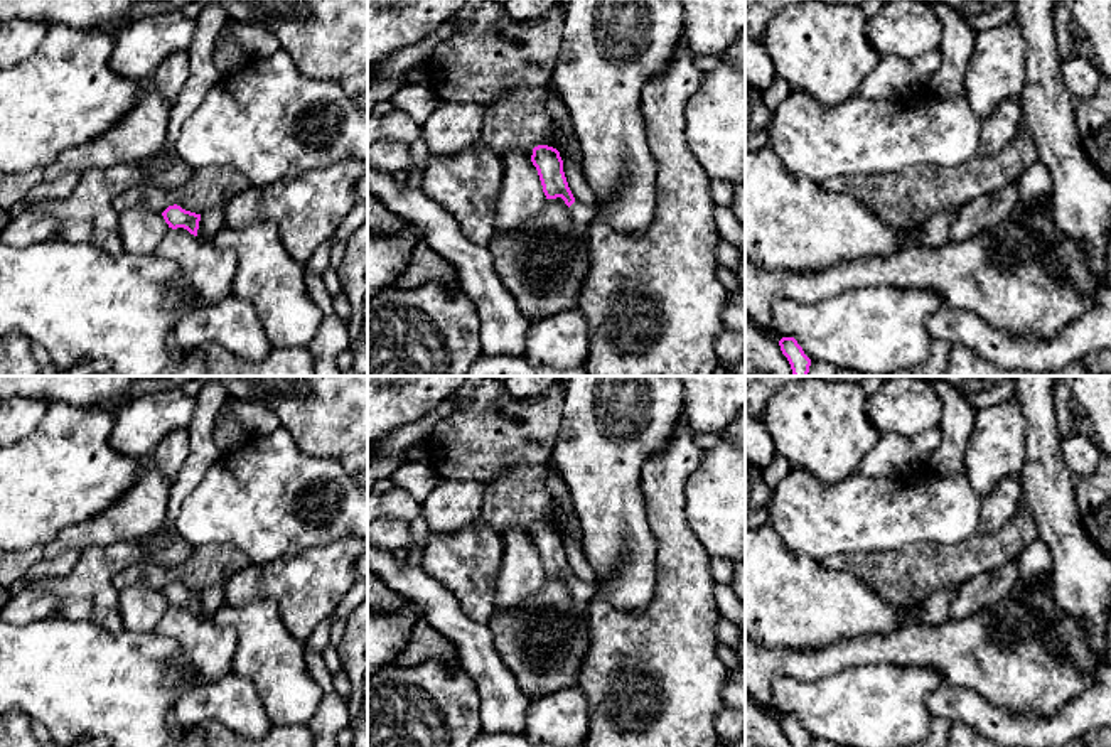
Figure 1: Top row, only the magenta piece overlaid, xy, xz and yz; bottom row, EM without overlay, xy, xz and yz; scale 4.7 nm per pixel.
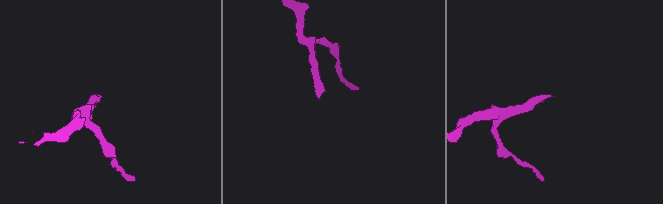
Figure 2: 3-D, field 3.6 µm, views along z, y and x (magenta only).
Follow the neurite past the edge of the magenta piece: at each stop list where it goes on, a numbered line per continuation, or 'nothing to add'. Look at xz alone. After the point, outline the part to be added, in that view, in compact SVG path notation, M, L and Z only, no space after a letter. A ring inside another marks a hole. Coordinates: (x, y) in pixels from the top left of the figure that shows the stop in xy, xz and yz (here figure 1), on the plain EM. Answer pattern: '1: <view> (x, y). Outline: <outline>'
1: xz (582, 592). Outline: M575 578L570 583L570 594L575 607L582 612L588 612L588 604L592 597L597 594L598 585L587 583L583 580Z

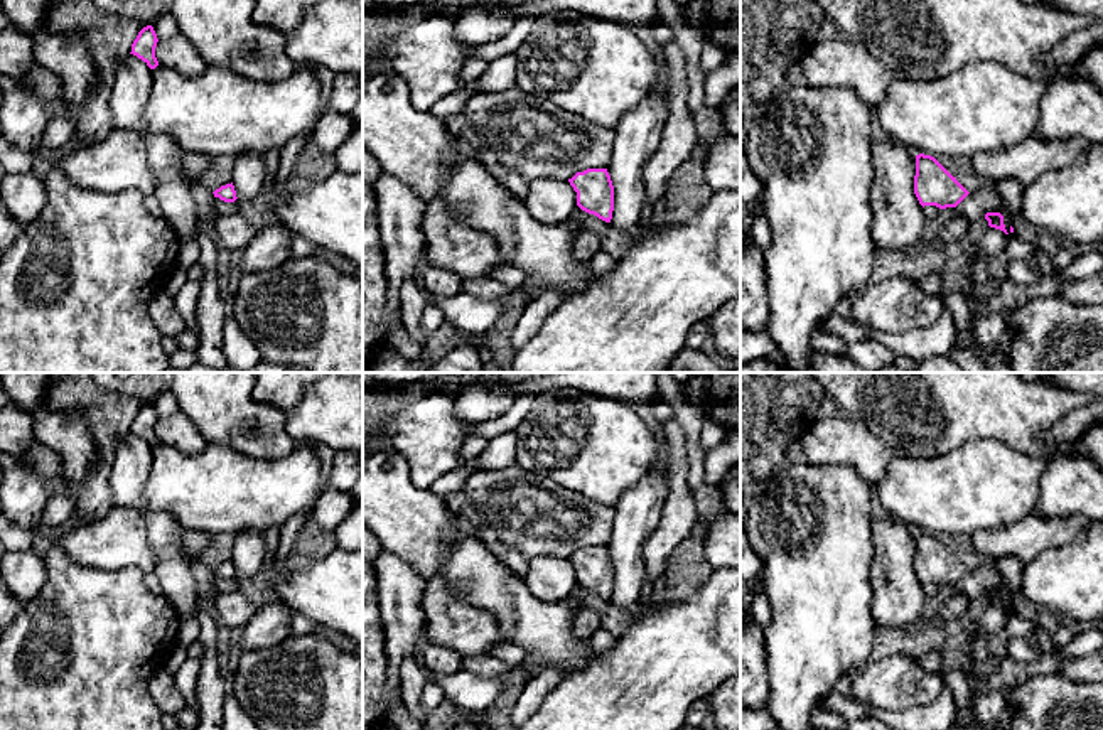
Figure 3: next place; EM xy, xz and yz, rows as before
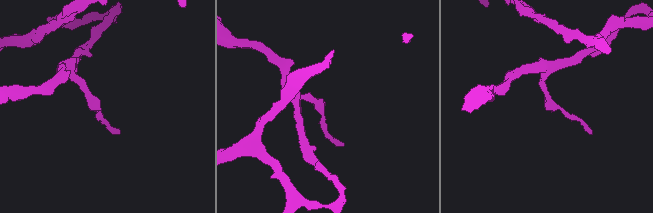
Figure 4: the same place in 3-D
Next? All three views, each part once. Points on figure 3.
nothing to add

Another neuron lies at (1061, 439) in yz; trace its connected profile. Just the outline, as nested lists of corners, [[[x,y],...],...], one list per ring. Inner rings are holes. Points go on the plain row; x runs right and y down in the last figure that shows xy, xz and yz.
[[[1100,396],[1086,406],[1071,411],[1056,427],[1044,432],[1042,442],[1056,457],[1073,457],[1073,448],[1083,432],[1098,421],[1103,421],[1103,398]]]

